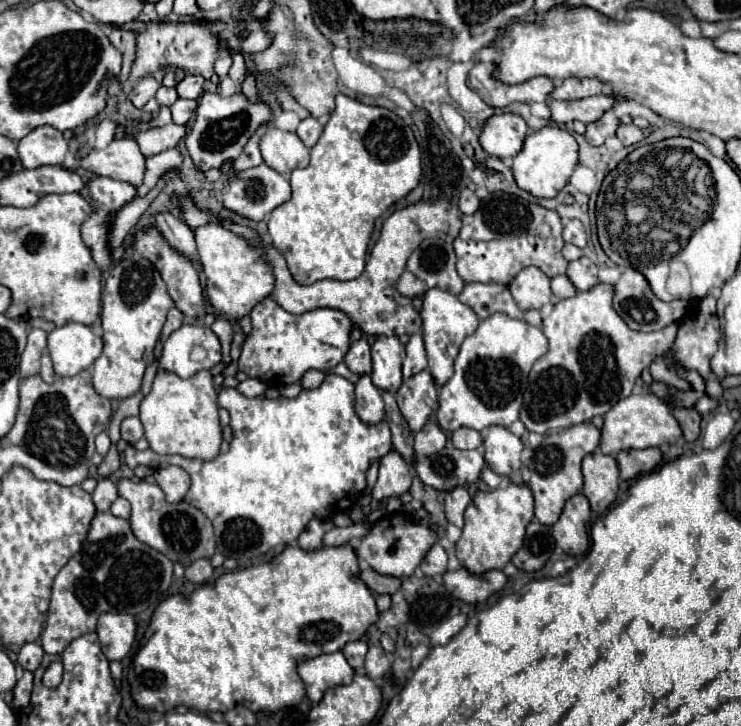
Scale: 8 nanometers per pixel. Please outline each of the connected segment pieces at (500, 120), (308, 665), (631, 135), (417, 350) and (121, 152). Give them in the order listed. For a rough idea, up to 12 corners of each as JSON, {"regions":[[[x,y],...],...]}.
{"regions":[[[515,113],[485,121],[479,143],[505,159],[521,151],[529,127]],[[341,651],[299,665],[307,697],[317,703],[329,687],[353,681]],[[619,125],[617,137],[623,145],[645,139],[639,127]],[[421,333],[405,345],[403,379],[427,369]],[[113,139],[75,165],[135,187],[145,157],[133,139]]]}

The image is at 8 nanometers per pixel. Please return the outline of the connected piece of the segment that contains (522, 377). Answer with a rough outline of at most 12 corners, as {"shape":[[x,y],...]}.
{"shape":[[501,313],[463,341],[439,427],[519,419],[543,331]]}

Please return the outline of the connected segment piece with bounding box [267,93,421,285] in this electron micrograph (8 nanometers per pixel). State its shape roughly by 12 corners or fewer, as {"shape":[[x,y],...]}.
{"shape":[[341,93],[267,223],[293,279],[357,279],[421,150]]}

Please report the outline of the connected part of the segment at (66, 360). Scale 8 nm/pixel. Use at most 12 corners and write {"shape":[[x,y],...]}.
{"shape":[[87,325],[49,333],[55,375],[73,377],[101,355],[103,339]]}

